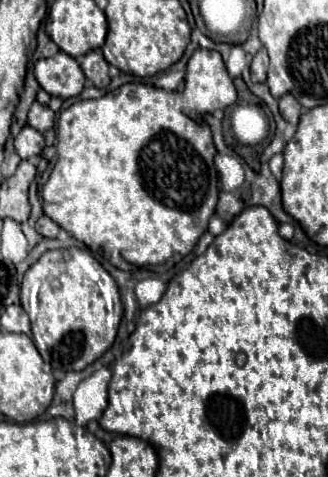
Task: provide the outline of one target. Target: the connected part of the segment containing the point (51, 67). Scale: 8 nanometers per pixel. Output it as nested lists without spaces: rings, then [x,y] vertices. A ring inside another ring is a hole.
[[[59,51],[53,57],[39,59],[35,63],[35,77],[49,95],[61,99],[79,95],[85,85],[85,75],[79,63],[71,55],[65,55],[63,51]]]

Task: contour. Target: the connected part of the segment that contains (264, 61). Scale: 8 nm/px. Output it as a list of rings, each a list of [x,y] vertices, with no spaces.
[[[261,49],[253,61],[251,61],[251,79],[255,83],[263,83],[267,79],[267,65],[269,65],[269,57],[267,57],[267,51]]]

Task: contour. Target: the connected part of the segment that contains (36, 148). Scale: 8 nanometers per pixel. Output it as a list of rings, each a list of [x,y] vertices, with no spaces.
[[[25,125],[19,131],[19,135],[15,137],[15,151],[19,153],[21,159],[29,159],[31,155],[39,155],[43,151],[43,147],[45,147],[43,135],[29,125]]]

